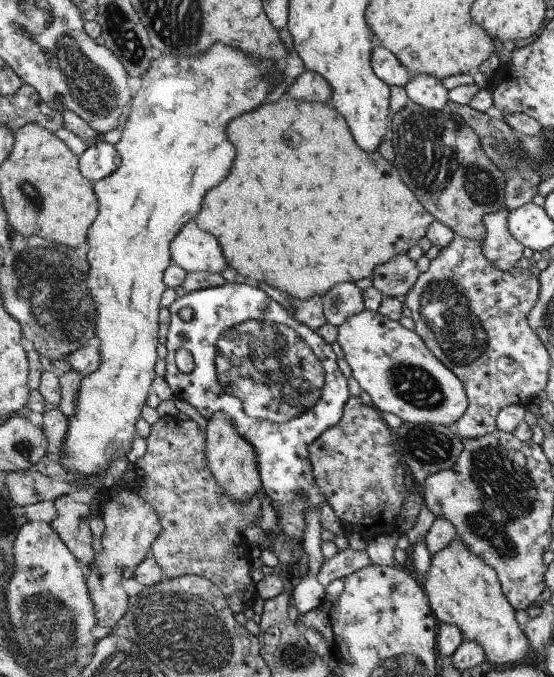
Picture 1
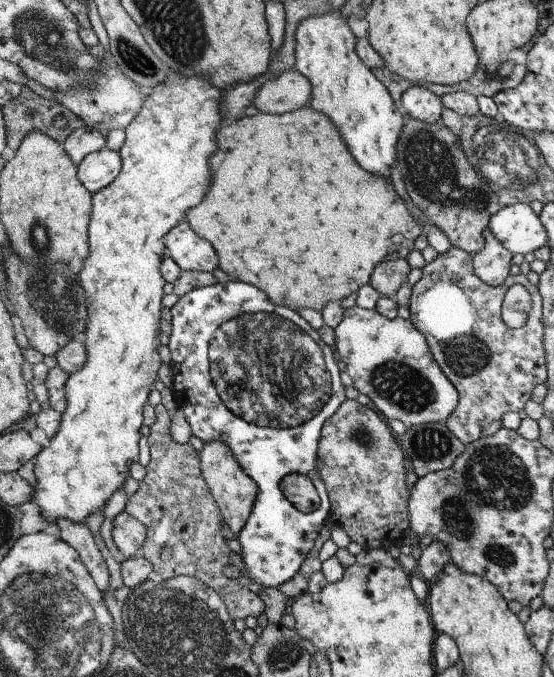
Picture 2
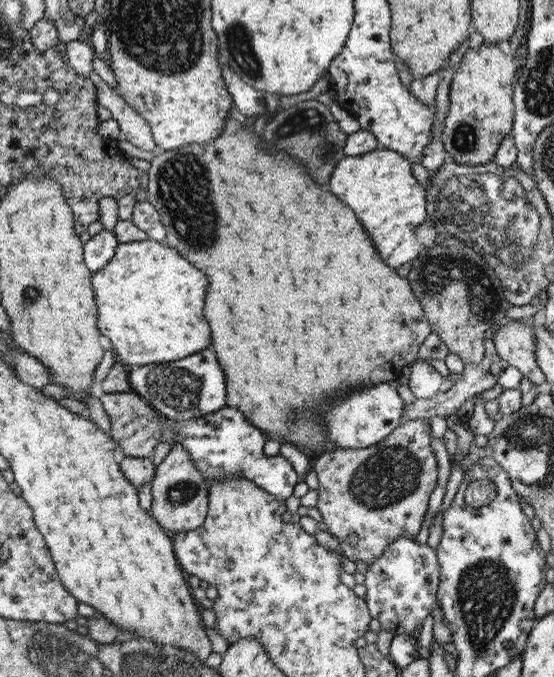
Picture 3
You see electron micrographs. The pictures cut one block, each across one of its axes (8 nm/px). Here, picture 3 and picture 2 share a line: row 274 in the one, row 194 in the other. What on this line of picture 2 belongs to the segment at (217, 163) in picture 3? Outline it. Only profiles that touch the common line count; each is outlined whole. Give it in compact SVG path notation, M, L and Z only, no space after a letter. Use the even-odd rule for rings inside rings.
M308 105L302 108L288 111L282 114L263 113L260 111L254 116L242 115L235 120L227 121L221 125L220 129L220 152L212 156L212 192L200 202L200 206L192 208L188 212L186 220L192 220L192 228L200 232L206 240L212 240L216 244L216 252L220 252L220 266L226 274L230 274L236 280L250 282L277 305L293 308L313 308L318 312L328 304L328 301L342 301L352 292L356 292L360 286L369 282L374 269L382 261L396 259L406 259L408 253L414 249L414 241L420 234L426 232L422 221L416 215L412 215L406 207L406 201L402 199L390 180L364 172L358 168L356 160L352 160L344 139L340 138L341 134L338 127L328 120L328 116L320 111L314 110Z

